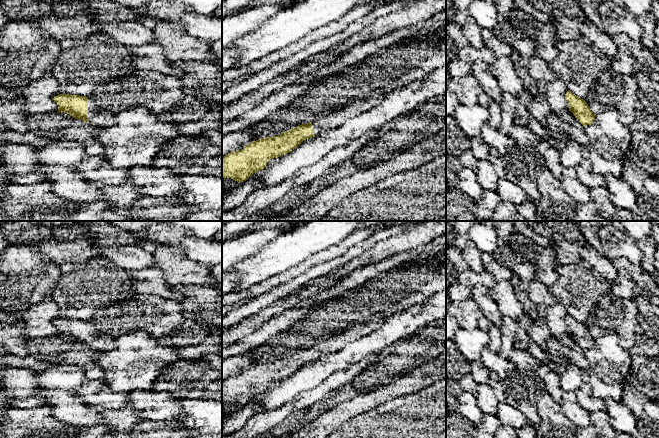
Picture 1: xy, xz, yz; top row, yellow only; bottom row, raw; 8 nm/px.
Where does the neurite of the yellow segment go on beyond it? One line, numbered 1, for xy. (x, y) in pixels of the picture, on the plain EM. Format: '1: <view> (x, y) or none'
1: xy (97, 340)

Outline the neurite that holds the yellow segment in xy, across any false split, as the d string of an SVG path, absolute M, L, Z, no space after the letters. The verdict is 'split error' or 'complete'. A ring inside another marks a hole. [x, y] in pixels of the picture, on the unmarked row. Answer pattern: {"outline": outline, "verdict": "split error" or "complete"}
{"outline": "M58 318L53 322L58 329L58 336L70 338L75 343L80 343L92 350L111 350L117 337L106 334L96 329L93 322L80 319Z", "verdict": "split error"}

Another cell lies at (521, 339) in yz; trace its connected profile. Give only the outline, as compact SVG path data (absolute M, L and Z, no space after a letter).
M523 315L517 320L519 325L518 330L515 332L514 336L514 348L520 350L527 350L528 344L530 342L530 337L527 334L529 326L534 322L528 315Z

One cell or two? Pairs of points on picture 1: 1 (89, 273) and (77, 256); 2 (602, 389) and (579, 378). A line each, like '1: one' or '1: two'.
1: two
2: two

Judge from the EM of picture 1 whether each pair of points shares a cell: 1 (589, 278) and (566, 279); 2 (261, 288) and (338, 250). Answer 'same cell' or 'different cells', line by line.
1: same cell
2: same cell

